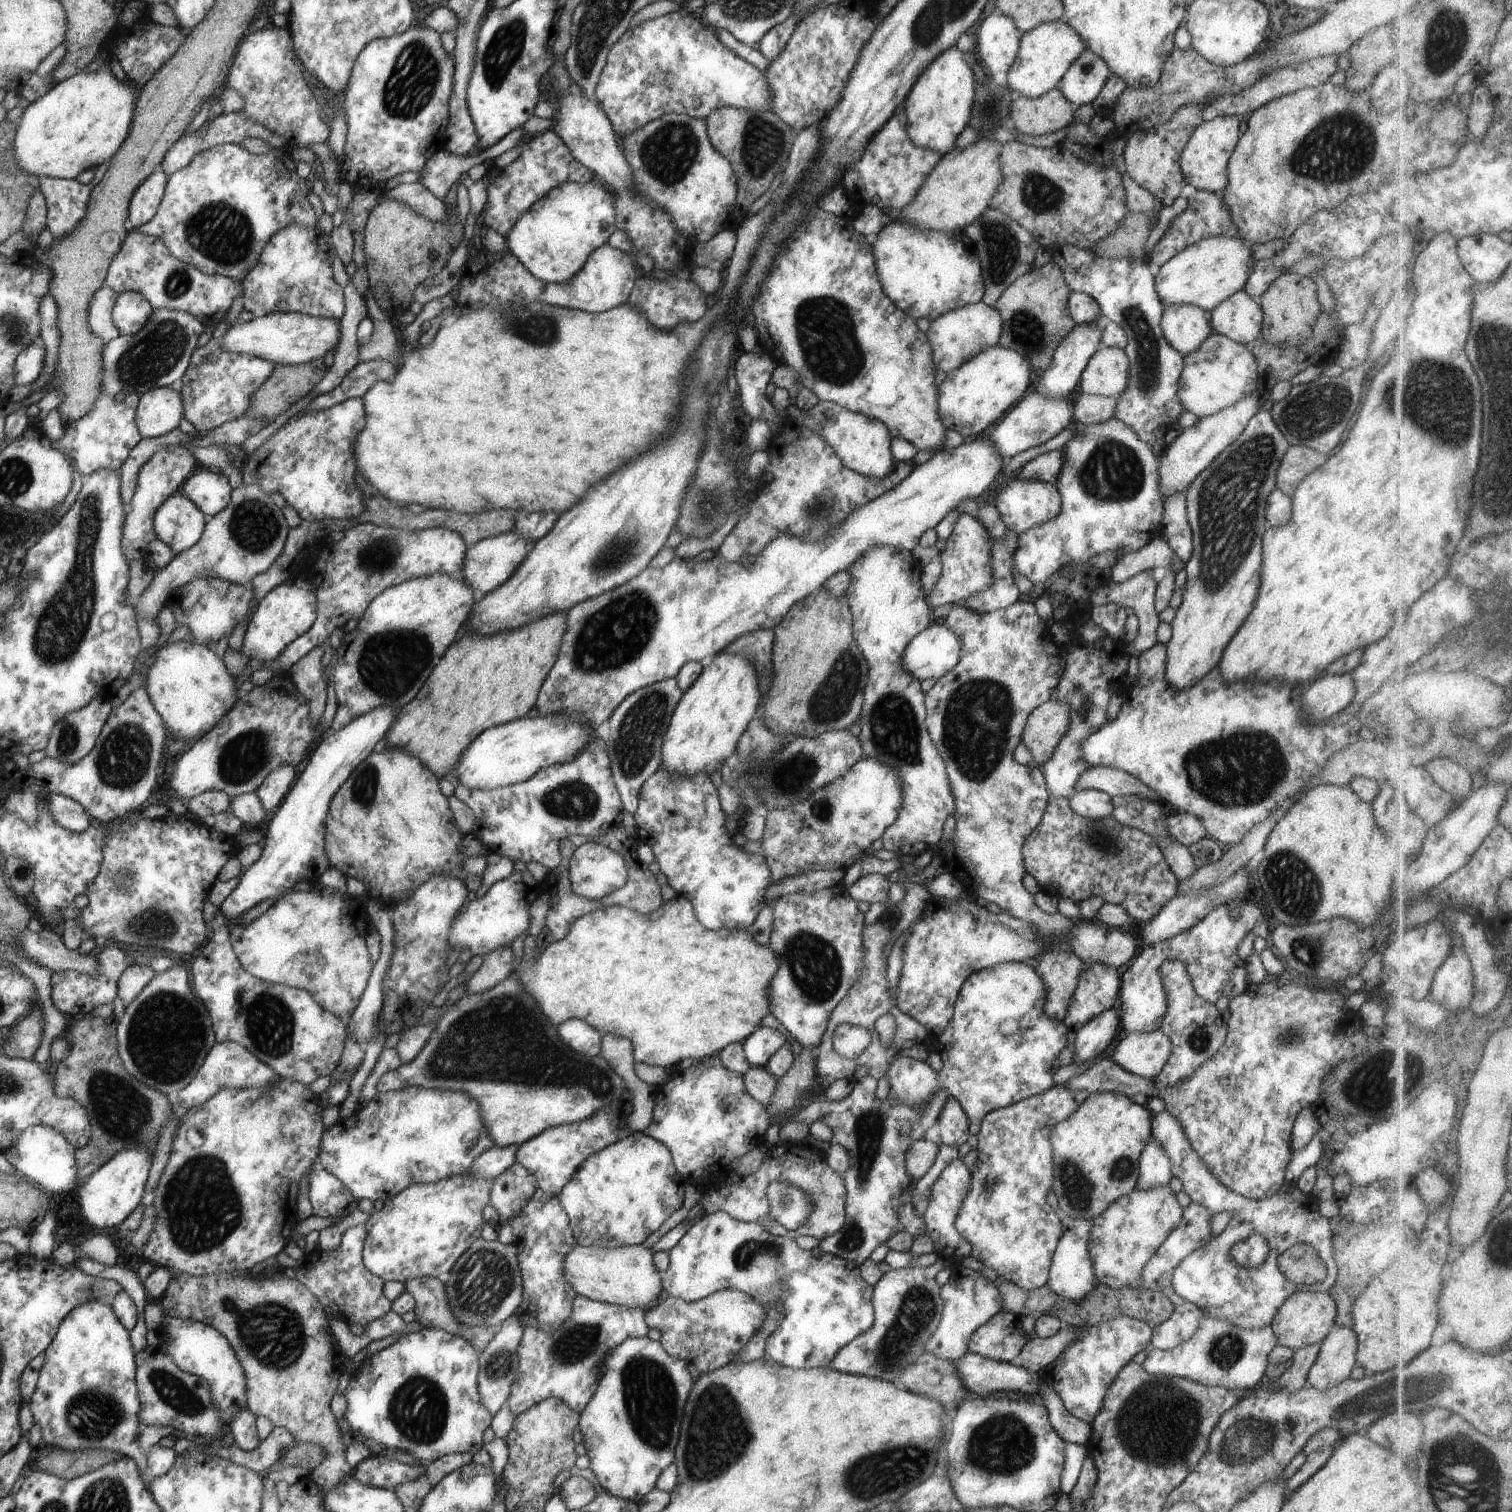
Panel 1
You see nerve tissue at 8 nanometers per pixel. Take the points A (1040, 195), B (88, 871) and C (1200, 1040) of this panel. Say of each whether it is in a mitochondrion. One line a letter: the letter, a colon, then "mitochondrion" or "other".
A: mitochondrion
B: other
C: mitochondrion

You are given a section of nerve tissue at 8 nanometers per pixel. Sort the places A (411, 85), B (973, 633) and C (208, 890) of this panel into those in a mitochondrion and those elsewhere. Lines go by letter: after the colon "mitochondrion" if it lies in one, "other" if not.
A: mitochondrion
B: other
C: other

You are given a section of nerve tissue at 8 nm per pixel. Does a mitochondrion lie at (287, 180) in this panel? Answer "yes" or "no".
no

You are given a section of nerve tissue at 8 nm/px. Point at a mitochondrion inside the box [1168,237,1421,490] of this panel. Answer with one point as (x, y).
(1311, 412)

